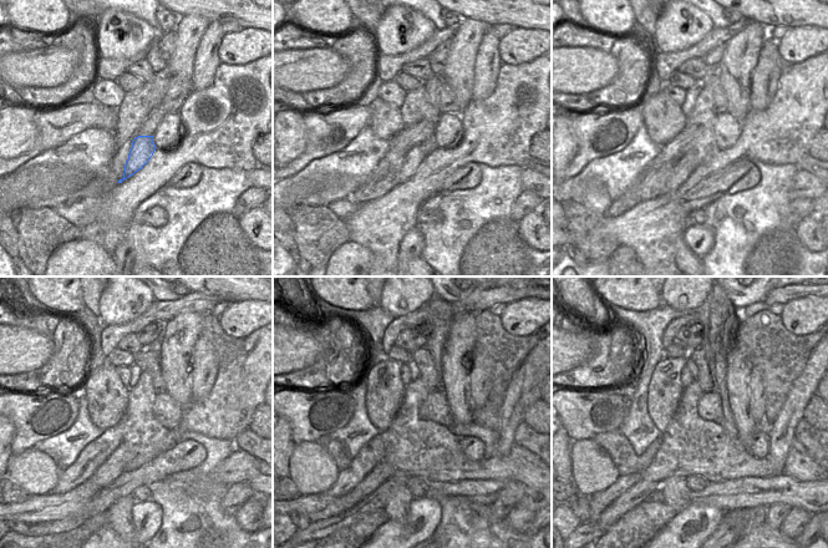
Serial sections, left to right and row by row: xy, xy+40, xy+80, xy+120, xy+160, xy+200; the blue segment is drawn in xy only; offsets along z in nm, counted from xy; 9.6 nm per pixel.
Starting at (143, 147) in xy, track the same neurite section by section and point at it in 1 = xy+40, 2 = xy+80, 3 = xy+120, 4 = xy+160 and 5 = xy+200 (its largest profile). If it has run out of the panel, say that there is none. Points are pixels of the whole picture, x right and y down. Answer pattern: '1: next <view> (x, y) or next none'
1: next xy+40 (416, 156)
2: next xy+80 (681, 171)
3: next xy+120 (112, 468)
4: next xy+160 (384, 472)
5: next xy+200 (638, 493)

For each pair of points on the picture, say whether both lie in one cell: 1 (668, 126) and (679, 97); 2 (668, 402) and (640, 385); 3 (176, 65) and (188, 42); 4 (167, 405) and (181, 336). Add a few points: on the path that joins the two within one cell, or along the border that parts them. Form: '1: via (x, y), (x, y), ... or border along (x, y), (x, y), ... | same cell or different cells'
1: border along (661, 90), (680, 106) | different cells
2: border along (658, 361), (648, 386), (646, 411), (650, 417) | different cells
3: via (181, 60), (186, 47) | same cell
4: border along (166, 391), (183, 410) | different cells

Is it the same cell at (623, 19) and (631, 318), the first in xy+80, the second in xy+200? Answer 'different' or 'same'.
different

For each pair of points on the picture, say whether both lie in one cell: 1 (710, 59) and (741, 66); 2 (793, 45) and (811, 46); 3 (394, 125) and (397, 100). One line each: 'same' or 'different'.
1: different
2: same
3: different

